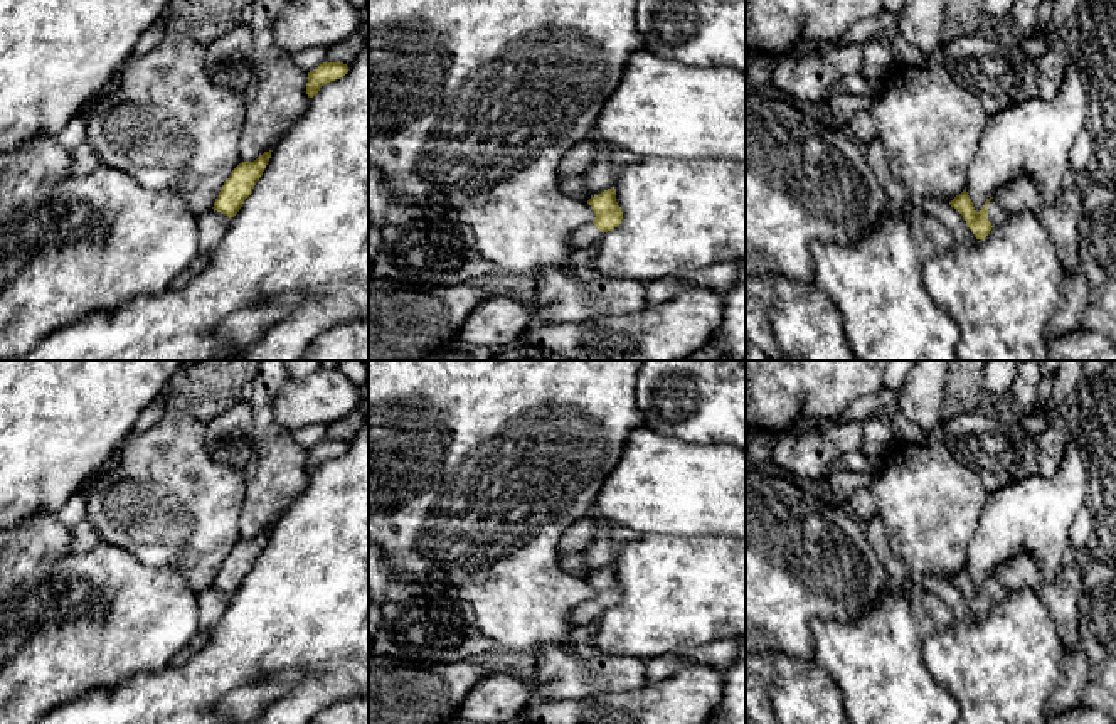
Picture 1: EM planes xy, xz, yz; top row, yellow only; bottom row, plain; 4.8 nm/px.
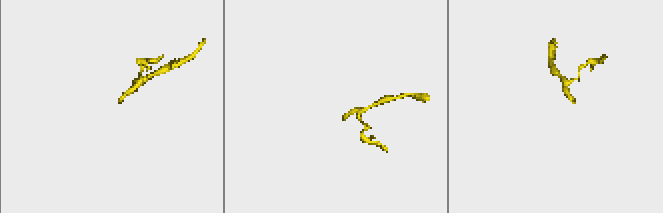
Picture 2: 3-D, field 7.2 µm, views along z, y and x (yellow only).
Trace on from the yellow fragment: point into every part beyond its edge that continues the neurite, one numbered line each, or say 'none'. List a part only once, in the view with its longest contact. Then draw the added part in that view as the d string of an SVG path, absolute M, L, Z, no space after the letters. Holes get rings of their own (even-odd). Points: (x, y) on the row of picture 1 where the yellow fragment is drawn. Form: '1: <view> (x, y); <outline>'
1: yz (997, 216); M995 199L990 200L990 204L988 204L988 221L991 222L991 226L1003 224L1008 219L1008 216L1010 214L1007 210L1003 210Z

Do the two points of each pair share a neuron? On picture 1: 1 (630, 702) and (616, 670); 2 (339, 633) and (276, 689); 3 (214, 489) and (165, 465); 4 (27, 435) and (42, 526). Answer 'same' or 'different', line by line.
1: different
2: different
3: same
4: different

